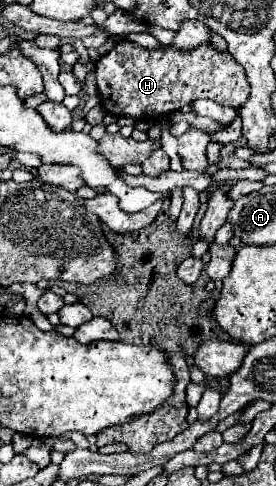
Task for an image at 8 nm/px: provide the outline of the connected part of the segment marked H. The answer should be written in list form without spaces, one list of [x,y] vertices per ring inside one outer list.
[[[121,40],[111,52],[99,58],[95,64],[95,76],[101,106],[105,104],[105,108],[115,116],[167,116],[197,98],[209,98],[221,106],[239,110],[249,96],[243,66],[239,66],[229,52],[219,52],[211,44],[201,44],[193,50],[179,50],[175,46],[151,50],[129,40]]]

